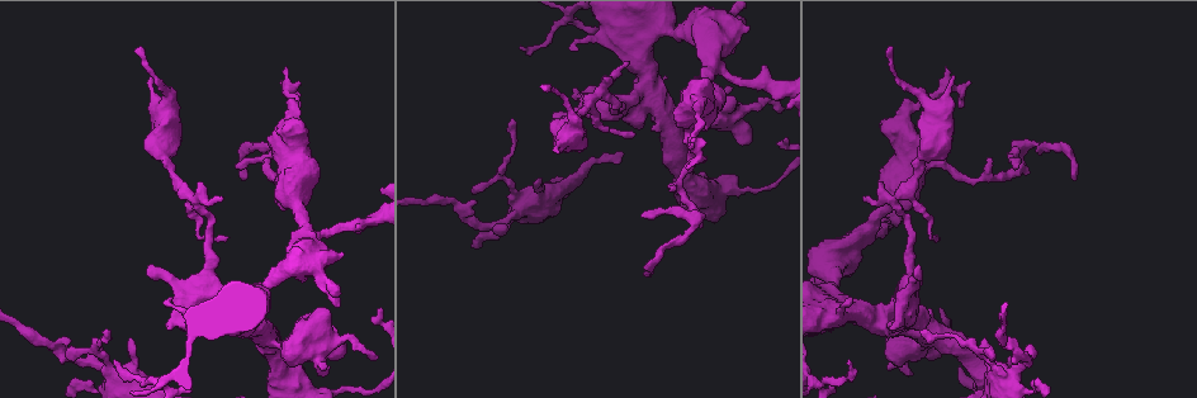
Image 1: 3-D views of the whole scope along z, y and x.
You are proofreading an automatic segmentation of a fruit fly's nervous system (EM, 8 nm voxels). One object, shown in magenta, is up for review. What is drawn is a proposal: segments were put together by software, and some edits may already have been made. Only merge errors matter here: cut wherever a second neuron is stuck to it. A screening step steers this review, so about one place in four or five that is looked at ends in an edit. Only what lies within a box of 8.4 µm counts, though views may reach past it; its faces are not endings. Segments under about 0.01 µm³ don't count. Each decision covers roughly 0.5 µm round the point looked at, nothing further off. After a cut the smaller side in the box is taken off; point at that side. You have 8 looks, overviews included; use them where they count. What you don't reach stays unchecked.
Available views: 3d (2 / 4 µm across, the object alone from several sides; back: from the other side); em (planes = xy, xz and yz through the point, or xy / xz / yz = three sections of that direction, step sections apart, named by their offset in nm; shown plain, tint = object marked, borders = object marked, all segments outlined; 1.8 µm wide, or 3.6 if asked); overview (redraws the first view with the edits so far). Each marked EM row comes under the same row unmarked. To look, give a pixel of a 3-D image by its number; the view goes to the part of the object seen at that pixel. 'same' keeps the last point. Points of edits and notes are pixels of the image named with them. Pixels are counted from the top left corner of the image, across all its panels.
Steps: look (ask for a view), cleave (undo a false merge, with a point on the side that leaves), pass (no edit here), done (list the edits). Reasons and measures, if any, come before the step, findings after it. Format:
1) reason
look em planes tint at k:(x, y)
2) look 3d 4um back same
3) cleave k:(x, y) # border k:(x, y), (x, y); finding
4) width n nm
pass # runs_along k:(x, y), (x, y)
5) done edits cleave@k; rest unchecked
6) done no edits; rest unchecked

calibre changes
look em 3.6um planes tint at 1:(674, 35)

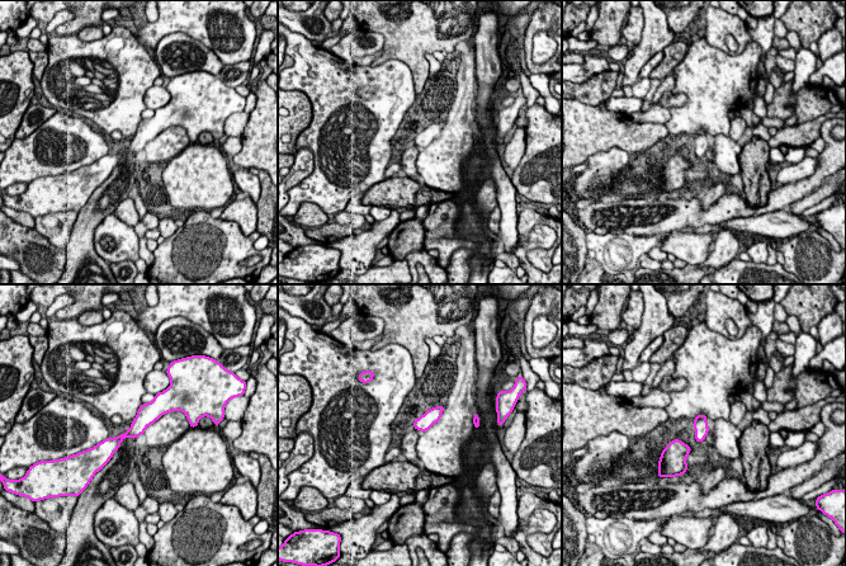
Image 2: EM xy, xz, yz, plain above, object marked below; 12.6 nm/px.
pass # runs_along 2:(159, 399), (159, 404), (109, 451); continuous, no second neuron

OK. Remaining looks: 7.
four or more arms meet
look em yz step 8 tint at 1:(591, 101)

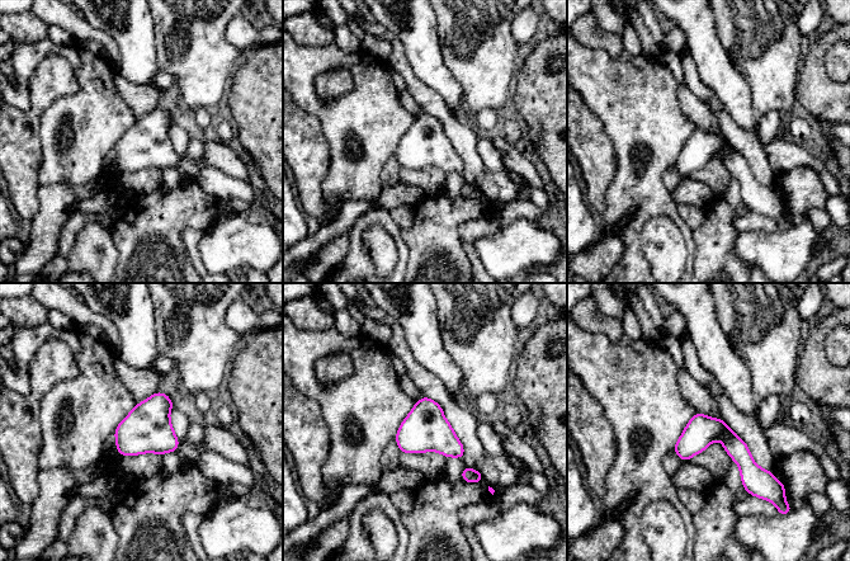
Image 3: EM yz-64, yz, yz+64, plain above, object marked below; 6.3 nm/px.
another direction
look em planes tint same

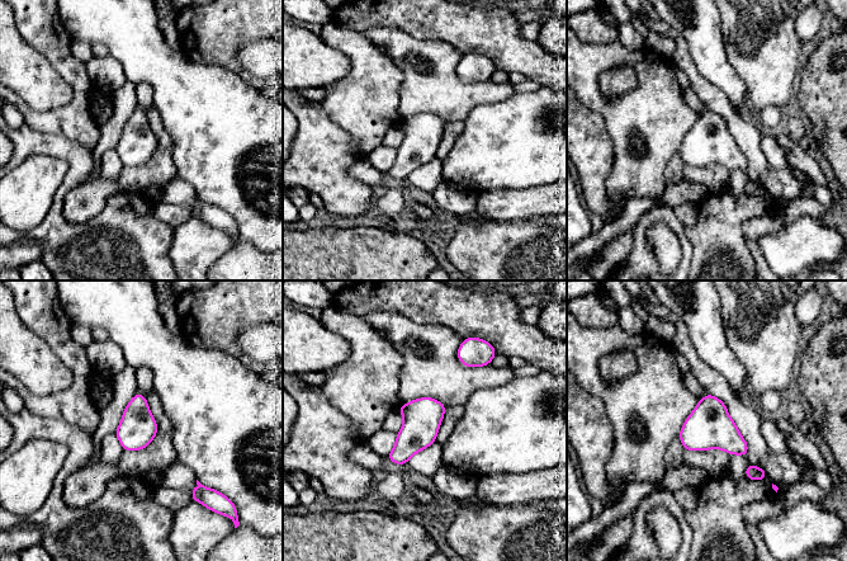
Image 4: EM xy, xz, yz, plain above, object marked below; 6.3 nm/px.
pass # all the same neuron

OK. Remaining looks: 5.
calibre changes
look 3d 4um at 1:(517, 210)

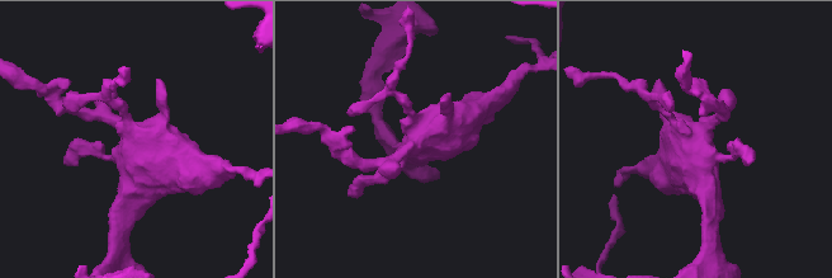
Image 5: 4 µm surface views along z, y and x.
shape alone is not enough
look em yz step 4 tint at 5:(701, 133)

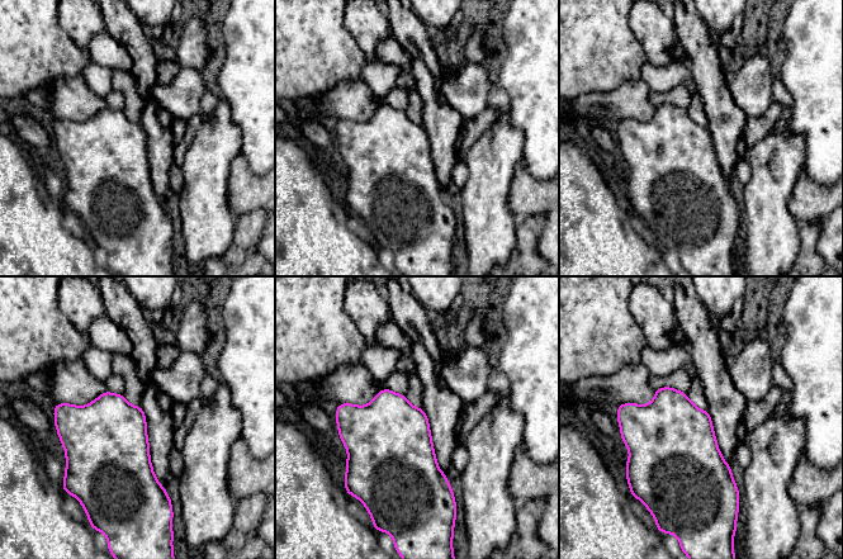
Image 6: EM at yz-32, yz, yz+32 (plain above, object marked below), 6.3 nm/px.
pass # all the same neuron

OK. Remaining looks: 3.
done no edits; rest unchecked

